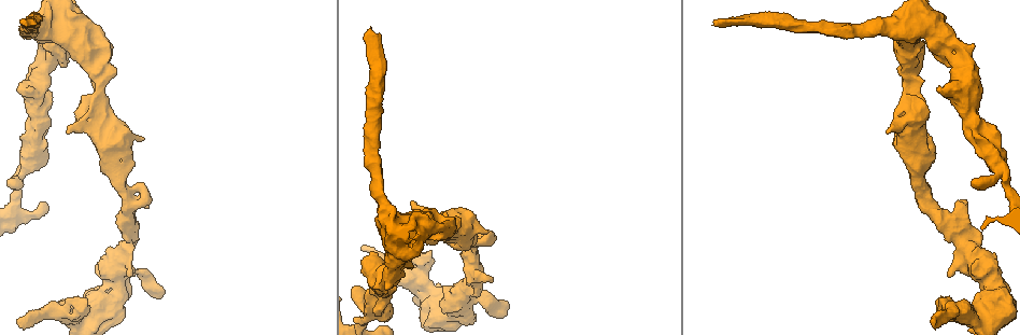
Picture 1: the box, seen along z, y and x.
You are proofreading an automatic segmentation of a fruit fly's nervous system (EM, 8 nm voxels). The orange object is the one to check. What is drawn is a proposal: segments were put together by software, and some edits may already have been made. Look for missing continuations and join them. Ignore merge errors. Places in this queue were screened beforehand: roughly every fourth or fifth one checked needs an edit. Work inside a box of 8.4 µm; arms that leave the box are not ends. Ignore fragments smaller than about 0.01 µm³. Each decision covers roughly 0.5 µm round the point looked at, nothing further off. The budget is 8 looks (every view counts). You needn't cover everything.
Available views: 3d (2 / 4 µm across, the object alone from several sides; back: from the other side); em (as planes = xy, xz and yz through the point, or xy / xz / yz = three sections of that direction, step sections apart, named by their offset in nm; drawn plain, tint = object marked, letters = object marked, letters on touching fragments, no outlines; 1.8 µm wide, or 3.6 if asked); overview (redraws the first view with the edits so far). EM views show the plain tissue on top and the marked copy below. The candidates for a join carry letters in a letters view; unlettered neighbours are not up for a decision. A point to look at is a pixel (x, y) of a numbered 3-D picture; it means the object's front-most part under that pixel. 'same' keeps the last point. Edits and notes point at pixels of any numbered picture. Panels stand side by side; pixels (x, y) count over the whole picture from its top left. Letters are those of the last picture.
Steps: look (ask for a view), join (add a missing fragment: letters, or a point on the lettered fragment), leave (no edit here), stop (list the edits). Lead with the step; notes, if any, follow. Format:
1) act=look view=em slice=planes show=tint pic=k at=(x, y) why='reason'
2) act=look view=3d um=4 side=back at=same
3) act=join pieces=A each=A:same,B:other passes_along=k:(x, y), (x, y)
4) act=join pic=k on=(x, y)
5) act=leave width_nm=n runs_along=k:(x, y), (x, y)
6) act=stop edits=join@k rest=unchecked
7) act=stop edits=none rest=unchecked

act=look view=em um=3.6 slice=xz step=4 show=tint pic=1 at=(923, 140) why='calibre changes'

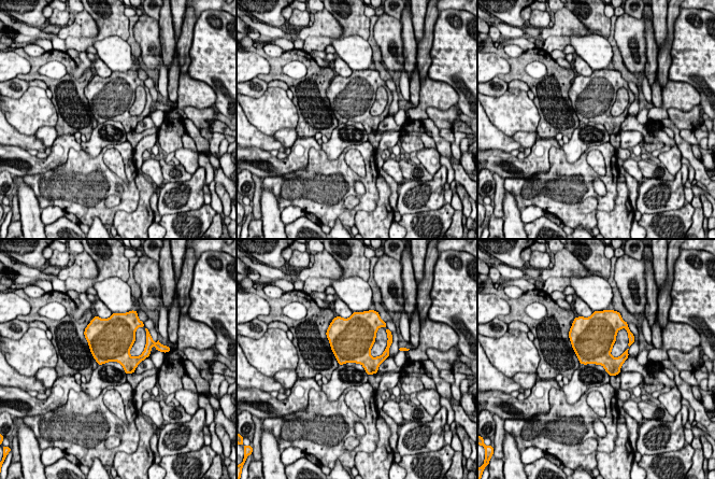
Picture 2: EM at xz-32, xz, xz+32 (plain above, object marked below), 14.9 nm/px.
act=look view=em um=3.6 slice=planes show=letters at=same

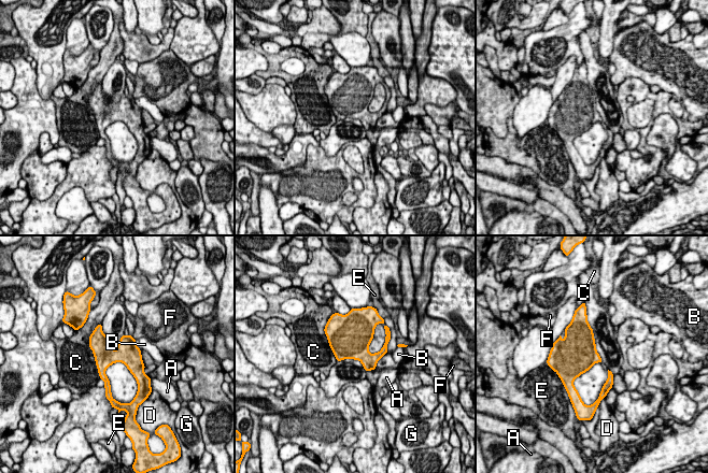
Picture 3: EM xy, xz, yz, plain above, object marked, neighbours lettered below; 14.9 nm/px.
act=leave longest_contact=C:850nm each=A:other,B:other,C:other,D:other,E:other,F:other,G:other runs_along=3:(98, 330), (138, 375) found='none of them fits'

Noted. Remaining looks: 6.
act=look view=3d um=4 side=back pic=1 at=(949, 273) why='branch stops here'

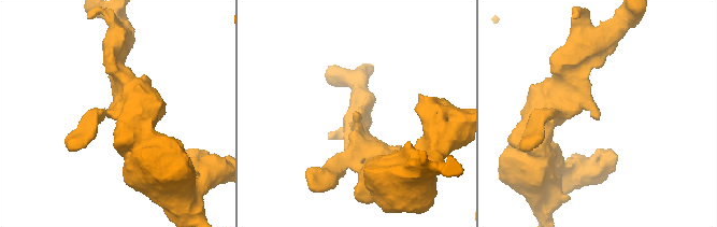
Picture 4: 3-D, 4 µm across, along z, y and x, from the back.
act=look view=em slice=planes show=tint pic=4 at=(599, 118)

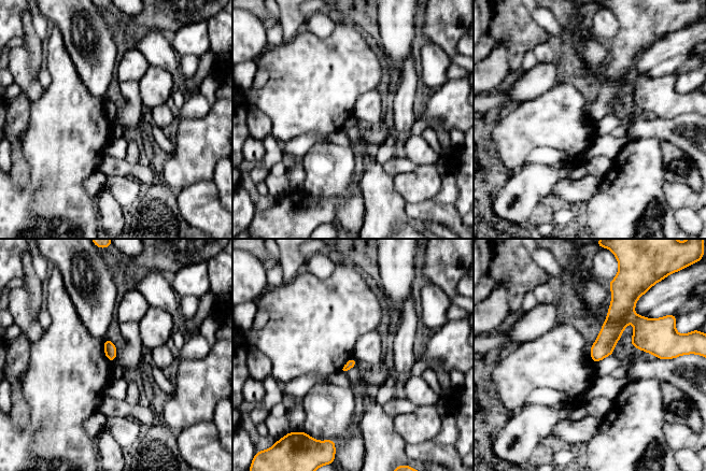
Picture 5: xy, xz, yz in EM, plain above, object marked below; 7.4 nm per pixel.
act=look view=em slice=planes show=letters at=same why='what lies round it'

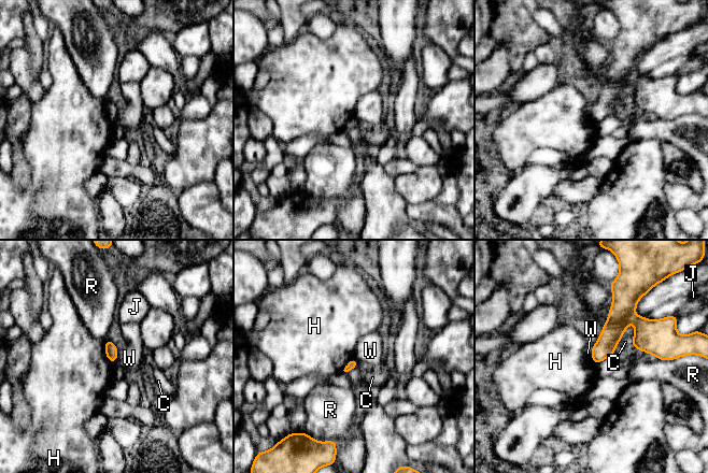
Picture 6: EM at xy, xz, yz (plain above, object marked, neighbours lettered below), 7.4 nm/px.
act=leave each=C:other,H:other,J:other,R:other,W:other border=6:(105, 339), (105, 356), (112, 363) found='none of them fits'

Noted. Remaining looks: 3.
act=look view=em slice=planes show=letters pic=1 at=(963, 99) why='branch point'

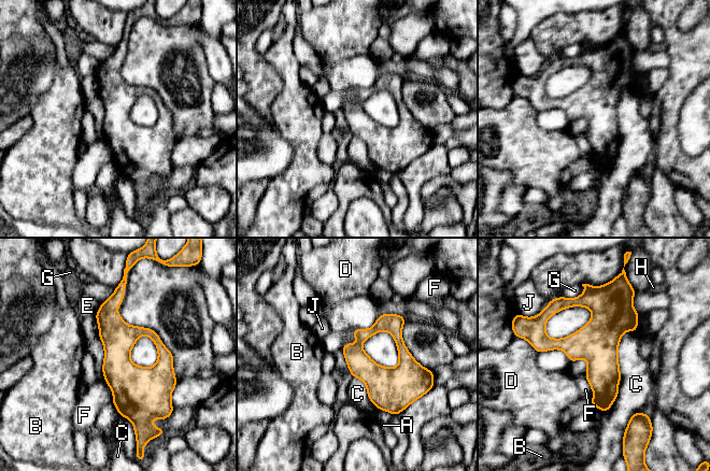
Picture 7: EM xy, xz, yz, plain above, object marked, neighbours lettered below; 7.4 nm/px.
act=leave longest_contact=C:650nm each=A:other,B:other,C:other,D:other,E:other,F:other,G:other,H:other,J:other runs_along=7:(593, 294), (602, 307), (604, 409) found='no lettered fragment goes on from it'

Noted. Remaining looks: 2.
act=look view=em slice=planes show=tint pic=1 at=(714, 23)

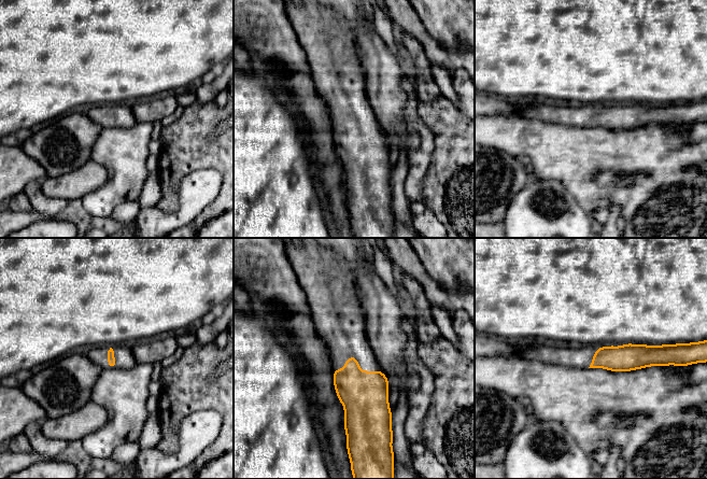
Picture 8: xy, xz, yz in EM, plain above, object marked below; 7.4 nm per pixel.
act=look view=em slice=planes show=letters at=same why='see the neighbours'

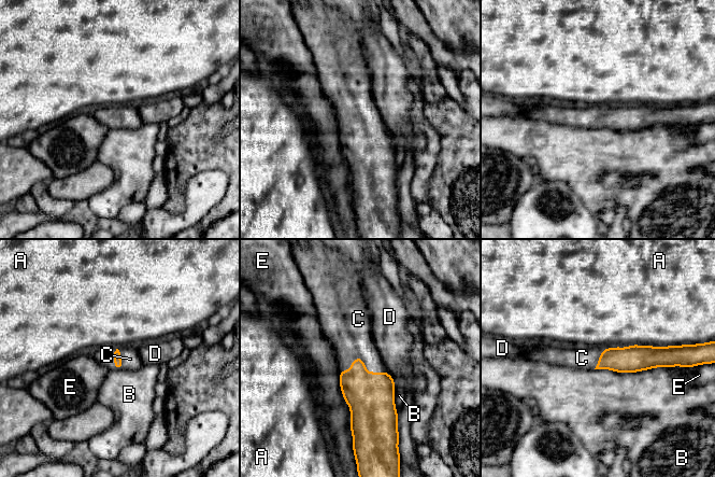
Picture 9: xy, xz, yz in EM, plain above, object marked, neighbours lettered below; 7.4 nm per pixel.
act=join pieces=C each=A:other,B:other,C:same,D:other,E:other found='it goes on there'

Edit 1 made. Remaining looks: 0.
act=stop edits=join@9 rest=unchecked

